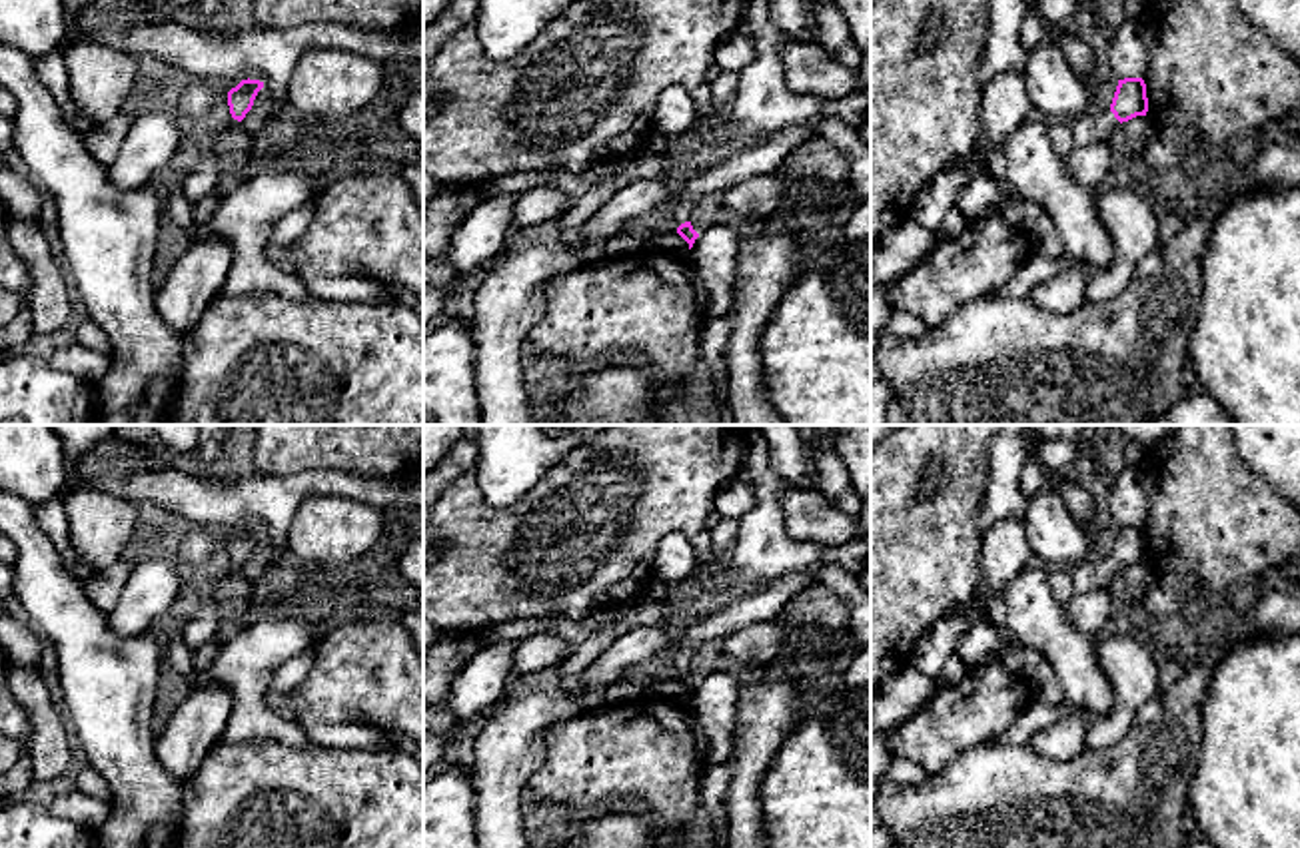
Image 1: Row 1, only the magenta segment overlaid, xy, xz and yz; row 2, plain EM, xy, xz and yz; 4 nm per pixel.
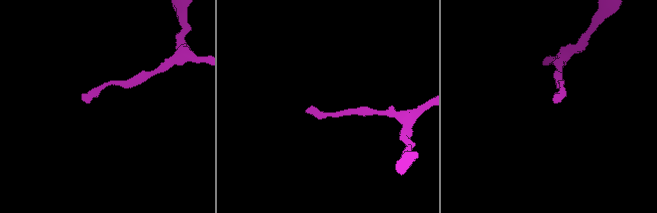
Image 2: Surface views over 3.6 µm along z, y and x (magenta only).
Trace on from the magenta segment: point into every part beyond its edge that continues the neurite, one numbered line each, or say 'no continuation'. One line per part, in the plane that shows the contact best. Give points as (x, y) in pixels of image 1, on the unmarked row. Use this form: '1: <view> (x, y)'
1: yz (1091, 573)

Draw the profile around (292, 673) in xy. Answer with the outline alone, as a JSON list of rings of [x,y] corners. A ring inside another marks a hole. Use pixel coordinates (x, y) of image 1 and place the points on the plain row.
[[[302,652],[302,654],[288,658],[276,670],[276,674],[270,682],[270,694],[296,690],[306,680],[306,676],[310,674],[314,660],[316,660],[316,654],[312,654],[312,652]]]

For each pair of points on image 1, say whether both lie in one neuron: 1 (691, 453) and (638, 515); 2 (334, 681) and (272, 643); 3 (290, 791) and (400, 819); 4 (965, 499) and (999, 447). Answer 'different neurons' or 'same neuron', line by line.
1: same neuron
2: different neurons
3: same neuron
4: different neurons

